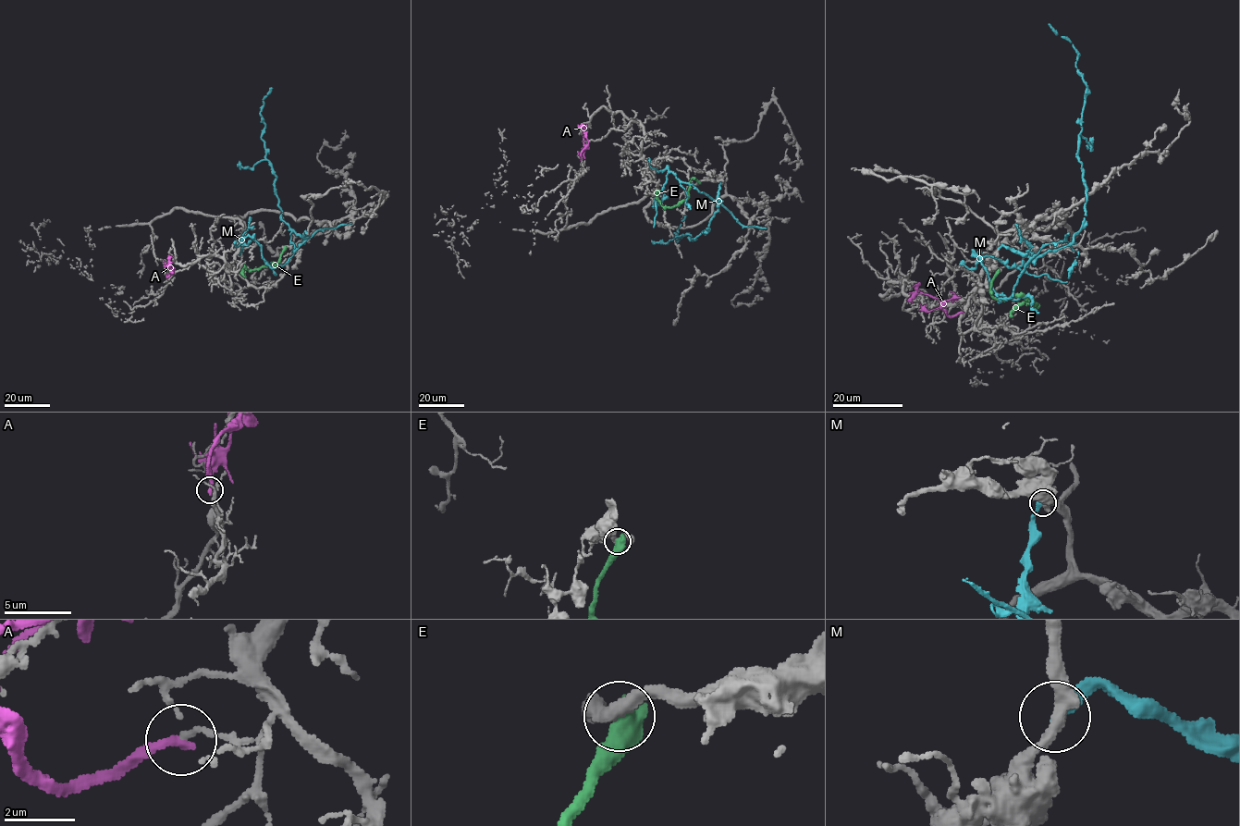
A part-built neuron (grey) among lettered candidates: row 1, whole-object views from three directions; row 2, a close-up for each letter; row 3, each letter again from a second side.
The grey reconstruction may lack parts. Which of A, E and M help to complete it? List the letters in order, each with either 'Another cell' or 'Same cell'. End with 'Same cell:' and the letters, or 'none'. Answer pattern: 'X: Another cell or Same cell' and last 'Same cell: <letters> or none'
A: Another cell
E: Another cell
M: Another cell
Same cell: none

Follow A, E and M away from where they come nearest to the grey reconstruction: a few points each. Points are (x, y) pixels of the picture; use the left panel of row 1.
A: (166, 274), (167, 277), (171, 272), (169, 262), (164, 265)
E: (284, 247), (275, 265), (249, 270), (244, 267), (242, 275), (246, 277)
M: (307, 233), (304, 239), (282, 218), (276, 175), (265, 158), (261, 138), (264, 126), (260, 112), (271, 87)

